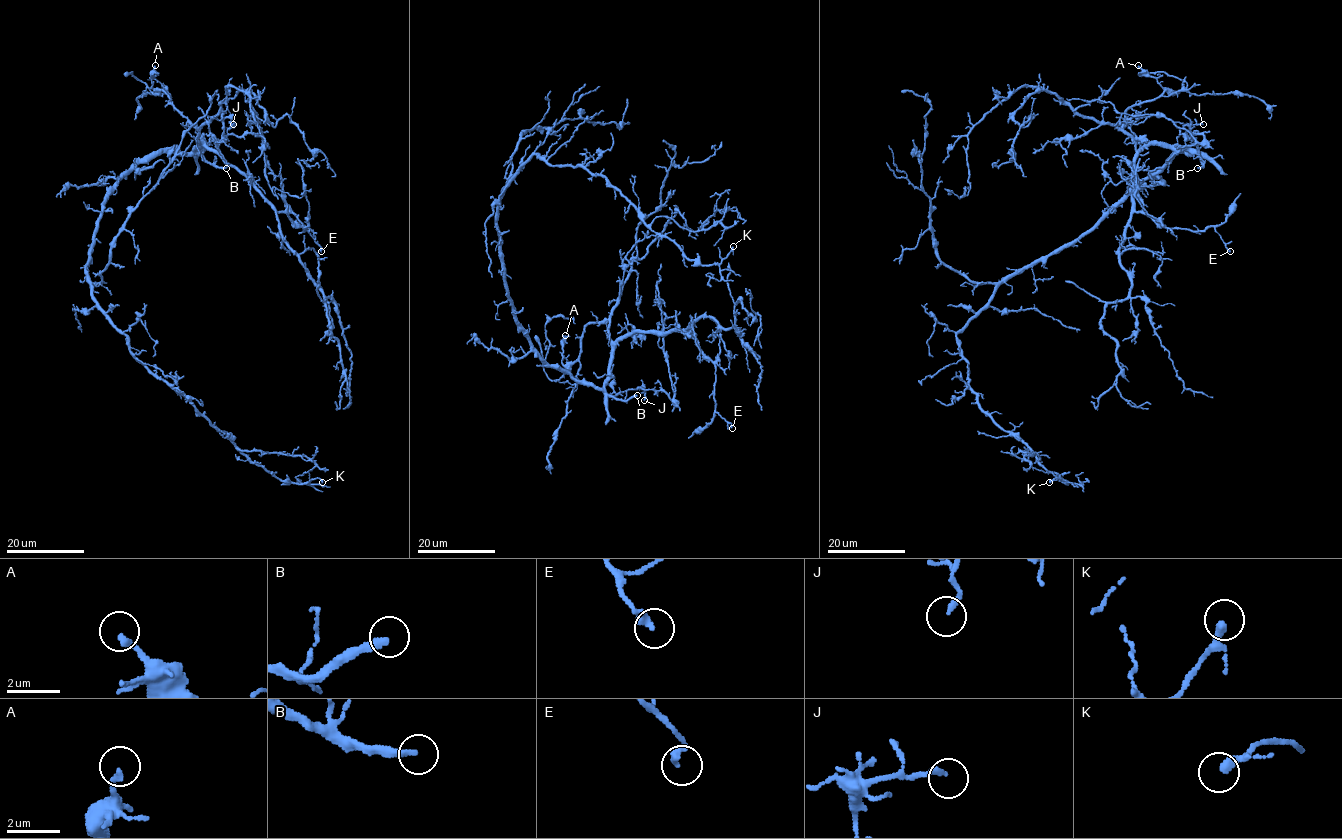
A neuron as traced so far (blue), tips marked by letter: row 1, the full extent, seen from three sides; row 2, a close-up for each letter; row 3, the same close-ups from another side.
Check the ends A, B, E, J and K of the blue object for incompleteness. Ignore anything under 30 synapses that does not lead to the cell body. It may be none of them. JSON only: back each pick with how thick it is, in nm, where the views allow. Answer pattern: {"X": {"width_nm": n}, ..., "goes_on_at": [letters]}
{"goes_on_at": []}

